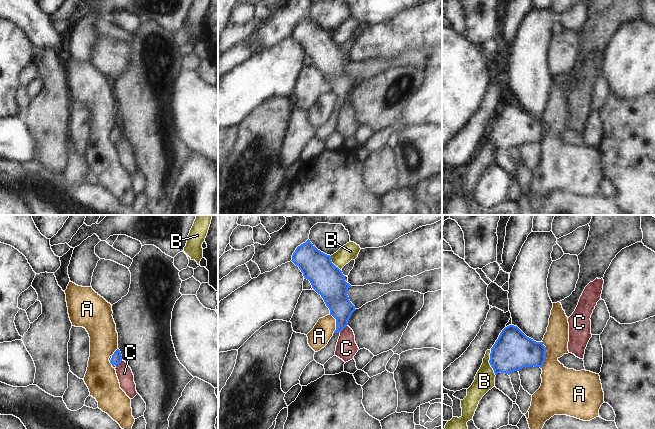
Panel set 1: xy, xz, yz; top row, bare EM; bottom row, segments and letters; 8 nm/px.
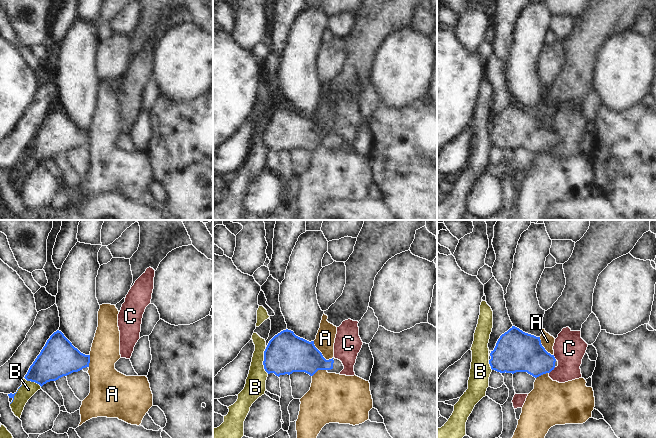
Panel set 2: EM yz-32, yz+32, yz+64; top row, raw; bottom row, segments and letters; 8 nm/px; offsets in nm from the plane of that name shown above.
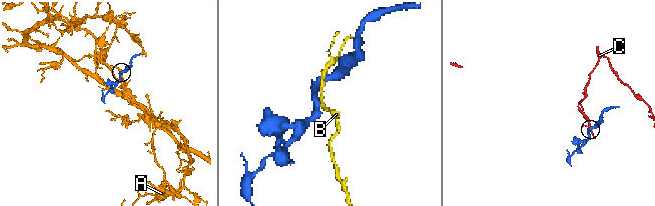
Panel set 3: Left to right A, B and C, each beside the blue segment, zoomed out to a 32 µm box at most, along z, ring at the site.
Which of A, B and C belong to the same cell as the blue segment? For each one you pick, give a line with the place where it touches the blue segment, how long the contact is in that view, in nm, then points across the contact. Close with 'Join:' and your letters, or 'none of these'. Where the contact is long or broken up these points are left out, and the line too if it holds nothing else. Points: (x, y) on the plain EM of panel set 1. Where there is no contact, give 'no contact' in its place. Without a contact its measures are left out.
Join: none of these

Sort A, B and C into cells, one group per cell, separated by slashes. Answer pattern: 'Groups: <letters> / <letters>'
Groups: A / B / C.

